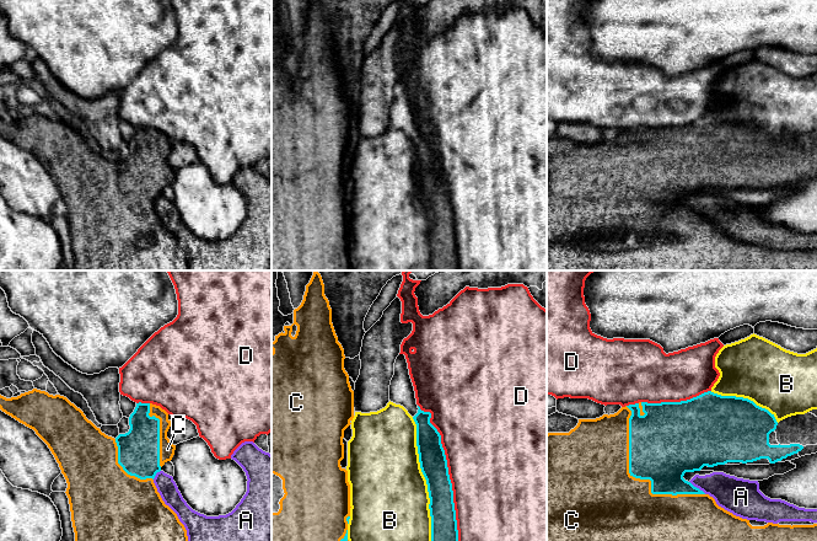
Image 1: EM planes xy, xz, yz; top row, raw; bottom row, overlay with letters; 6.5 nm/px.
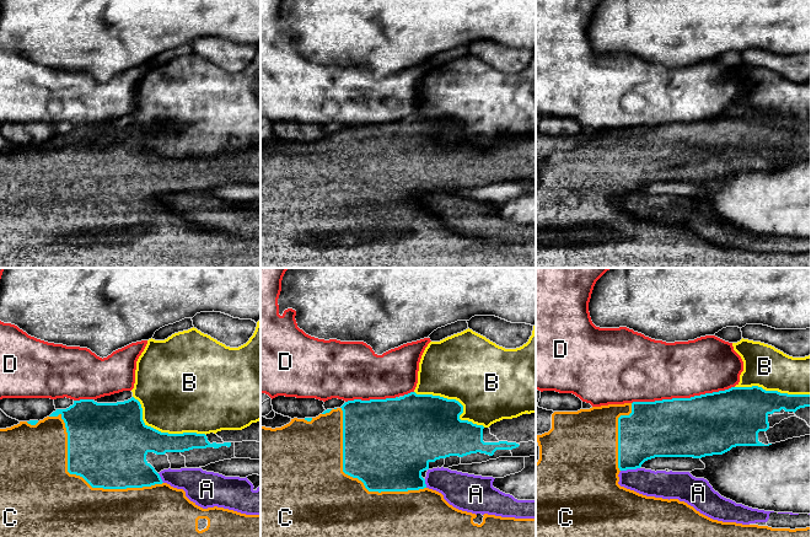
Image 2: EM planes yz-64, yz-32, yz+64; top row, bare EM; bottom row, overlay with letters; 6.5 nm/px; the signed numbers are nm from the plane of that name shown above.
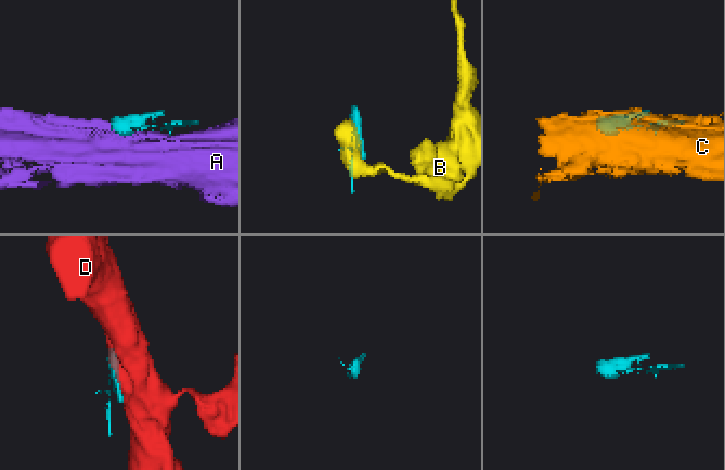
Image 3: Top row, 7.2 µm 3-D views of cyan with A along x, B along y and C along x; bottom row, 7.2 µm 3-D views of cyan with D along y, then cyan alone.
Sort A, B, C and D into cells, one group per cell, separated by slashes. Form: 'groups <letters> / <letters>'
groups A / B / C / D

